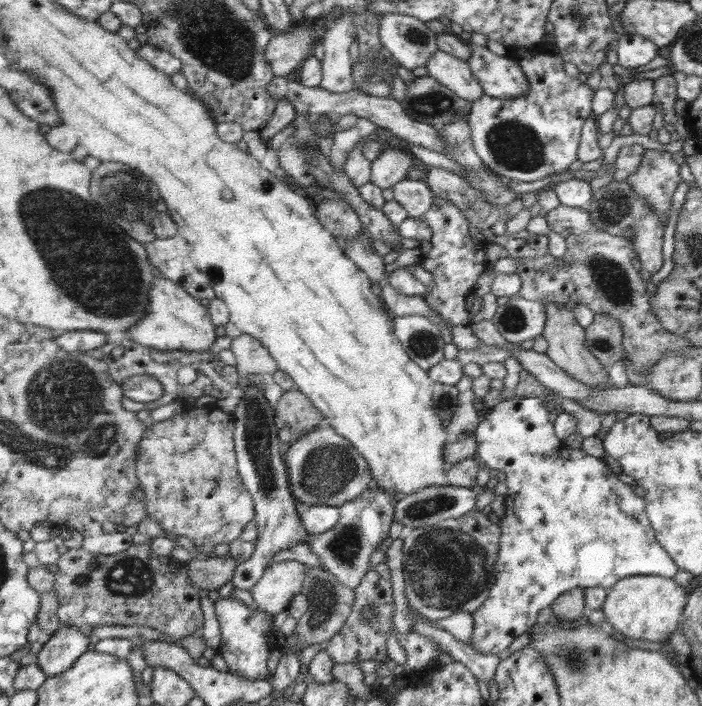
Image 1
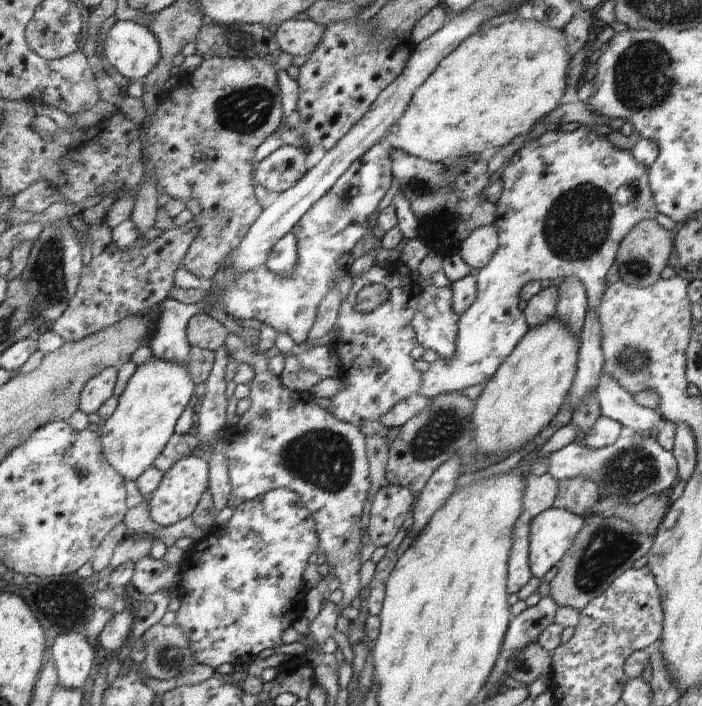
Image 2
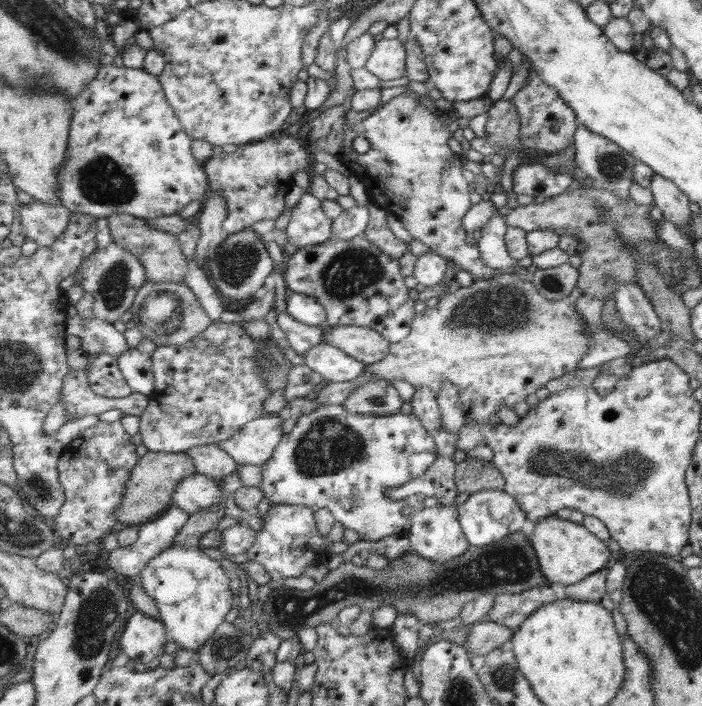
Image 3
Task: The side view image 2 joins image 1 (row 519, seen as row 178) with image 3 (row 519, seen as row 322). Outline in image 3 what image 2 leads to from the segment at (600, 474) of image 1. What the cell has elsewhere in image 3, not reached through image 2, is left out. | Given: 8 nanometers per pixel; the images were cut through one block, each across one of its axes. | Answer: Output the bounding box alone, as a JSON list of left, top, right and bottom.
[459,490,531,548]

